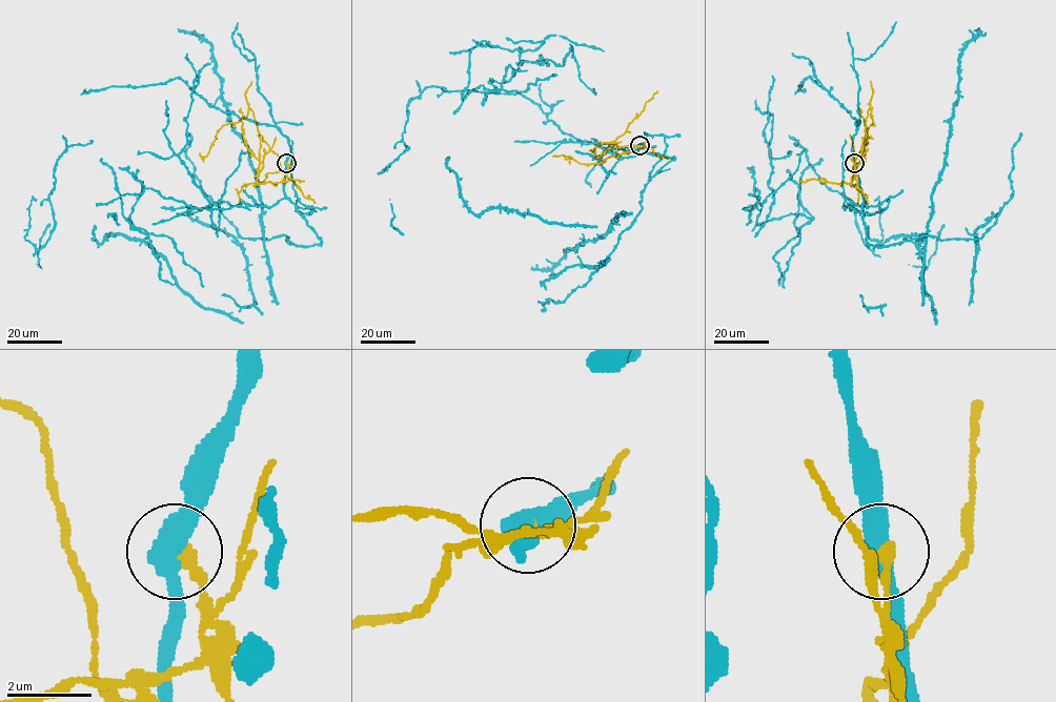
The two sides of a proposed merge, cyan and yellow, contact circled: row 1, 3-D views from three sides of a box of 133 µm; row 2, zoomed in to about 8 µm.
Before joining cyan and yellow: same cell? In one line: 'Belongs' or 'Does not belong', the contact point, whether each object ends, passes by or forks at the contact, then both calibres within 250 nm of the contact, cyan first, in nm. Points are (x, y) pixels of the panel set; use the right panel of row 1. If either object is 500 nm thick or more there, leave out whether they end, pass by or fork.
Does not belong. Place: (854, 163). At the ring cyan passes by. At the ring yellow ends. Thickness 480 nm (cyan) against 260 nm

